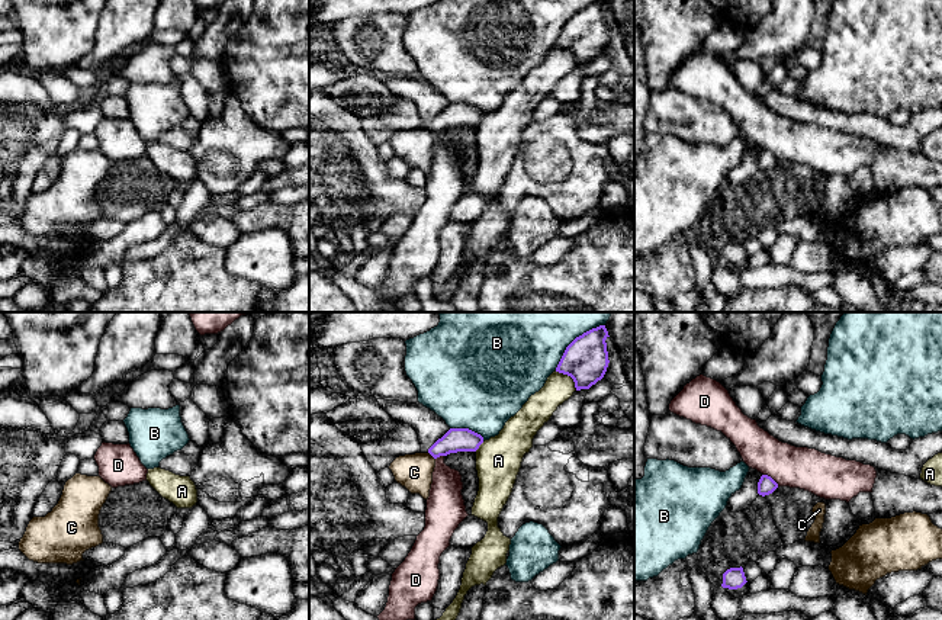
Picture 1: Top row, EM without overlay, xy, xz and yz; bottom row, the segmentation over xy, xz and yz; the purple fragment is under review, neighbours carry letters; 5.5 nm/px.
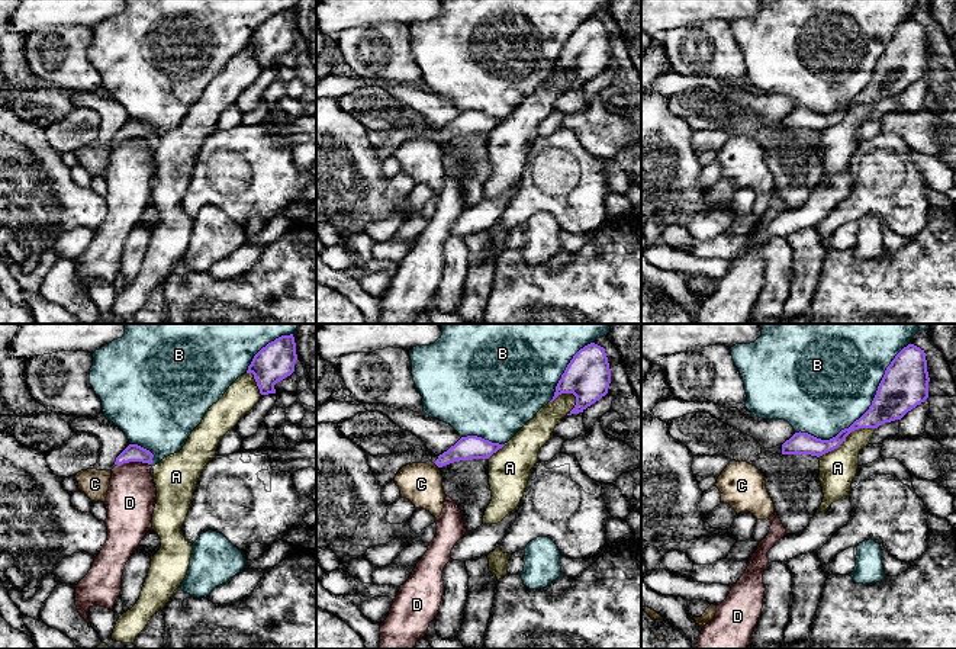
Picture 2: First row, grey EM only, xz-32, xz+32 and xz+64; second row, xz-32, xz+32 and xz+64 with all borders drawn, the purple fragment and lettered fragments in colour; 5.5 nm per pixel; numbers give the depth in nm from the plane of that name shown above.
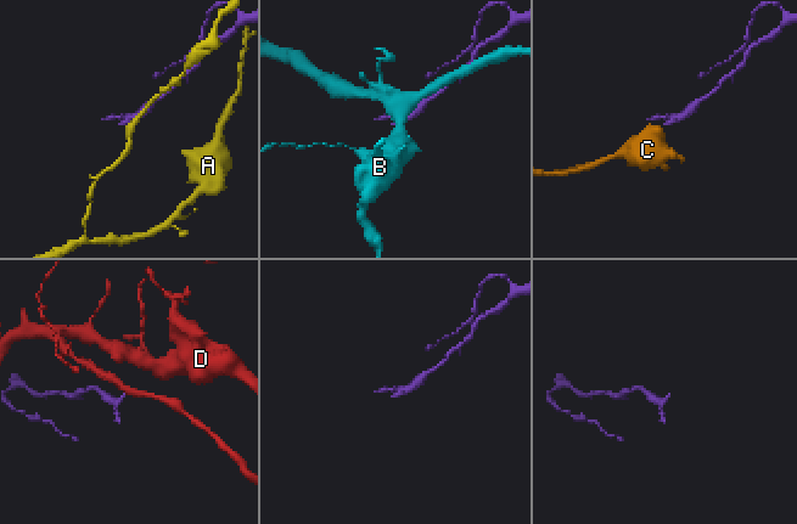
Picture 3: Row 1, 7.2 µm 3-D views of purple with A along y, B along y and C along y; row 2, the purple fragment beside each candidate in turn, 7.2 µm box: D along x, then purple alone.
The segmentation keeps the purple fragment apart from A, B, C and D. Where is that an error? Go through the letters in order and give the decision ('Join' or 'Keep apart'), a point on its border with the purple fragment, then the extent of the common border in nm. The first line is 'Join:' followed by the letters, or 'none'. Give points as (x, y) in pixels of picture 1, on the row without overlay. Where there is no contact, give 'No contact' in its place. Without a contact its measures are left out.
Join: none
A: Keep apart. Touches purple at xz (569, 50). Shared border 170 nm
B: Keep apart. Touches purple at xz (572, 16). Shared border 360 nm
C: Keep apart. Touches purple at xz (431, 129). Shared border 60 nm
D: Keep apart. Touches purple at yz (771, 153). Shared border 120 nm

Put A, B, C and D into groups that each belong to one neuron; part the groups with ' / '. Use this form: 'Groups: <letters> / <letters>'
Groups: A / B / C / D

